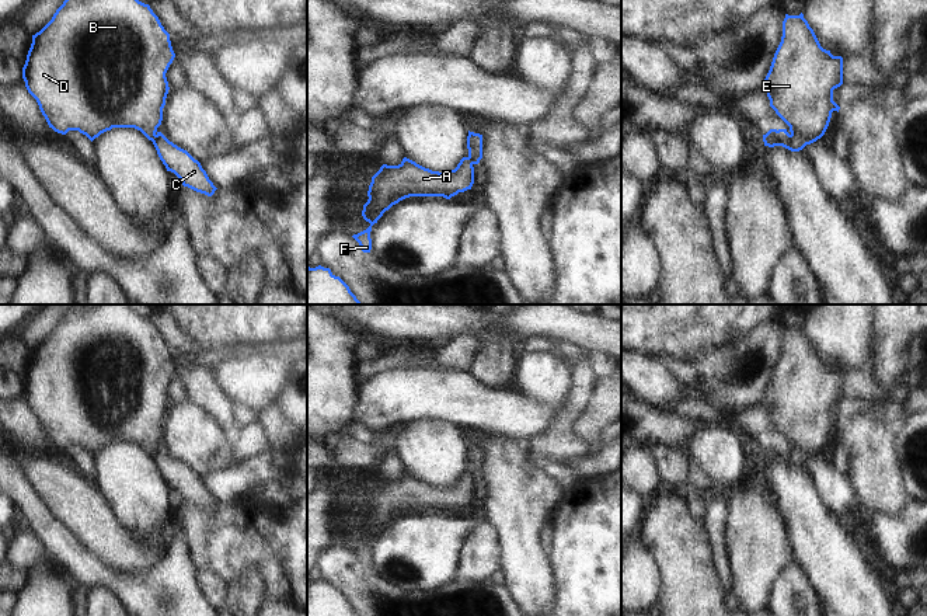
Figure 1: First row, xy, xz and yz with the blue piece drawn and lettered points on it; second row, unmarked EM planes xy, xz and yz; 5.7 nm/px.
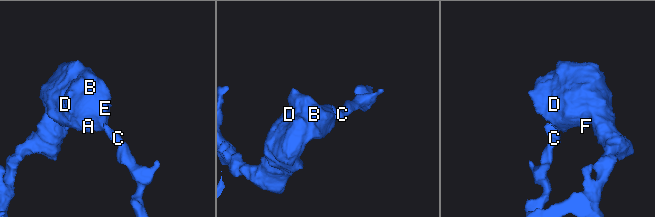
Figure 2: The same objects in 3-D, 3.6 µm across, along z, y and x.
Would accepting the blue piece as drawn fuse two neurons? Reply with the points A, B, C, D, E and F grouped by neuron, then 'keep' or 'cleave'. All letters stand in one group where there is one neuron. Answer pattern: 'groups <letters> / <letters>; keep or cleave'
groups A B C D E F; keep

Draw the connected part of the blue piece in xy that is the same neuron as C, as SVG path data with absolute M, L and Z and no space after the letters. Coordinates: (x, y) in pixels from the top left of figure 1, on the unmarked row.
M74 304L56 324L52 334L32 349L22 393L49 442L55 446L66 449L69 445L79 445L93 456L112 442L135 442L153 456L167 486L174 487L184 501L212 511L217 502L201 477L157 445L170 404L165 387L174 372L170 348L149 319L139 316L126 304Z

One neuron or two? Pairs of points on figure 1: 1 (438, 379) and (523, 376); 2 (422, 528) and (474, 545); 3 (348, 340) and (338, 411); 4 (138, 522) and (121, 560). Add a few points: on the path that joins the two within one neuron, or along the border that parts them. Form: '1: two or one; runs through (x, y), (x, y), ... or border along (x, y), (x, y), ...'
1: two; border along (511, 387), (543, 400)
2: two; border along (485, 521), (476, 525), (464, 538), (456, 573)
3: one; runs through (338, 358), (338, 393)
4: two; border along (111, 511), (139, 540), (160, 542)

